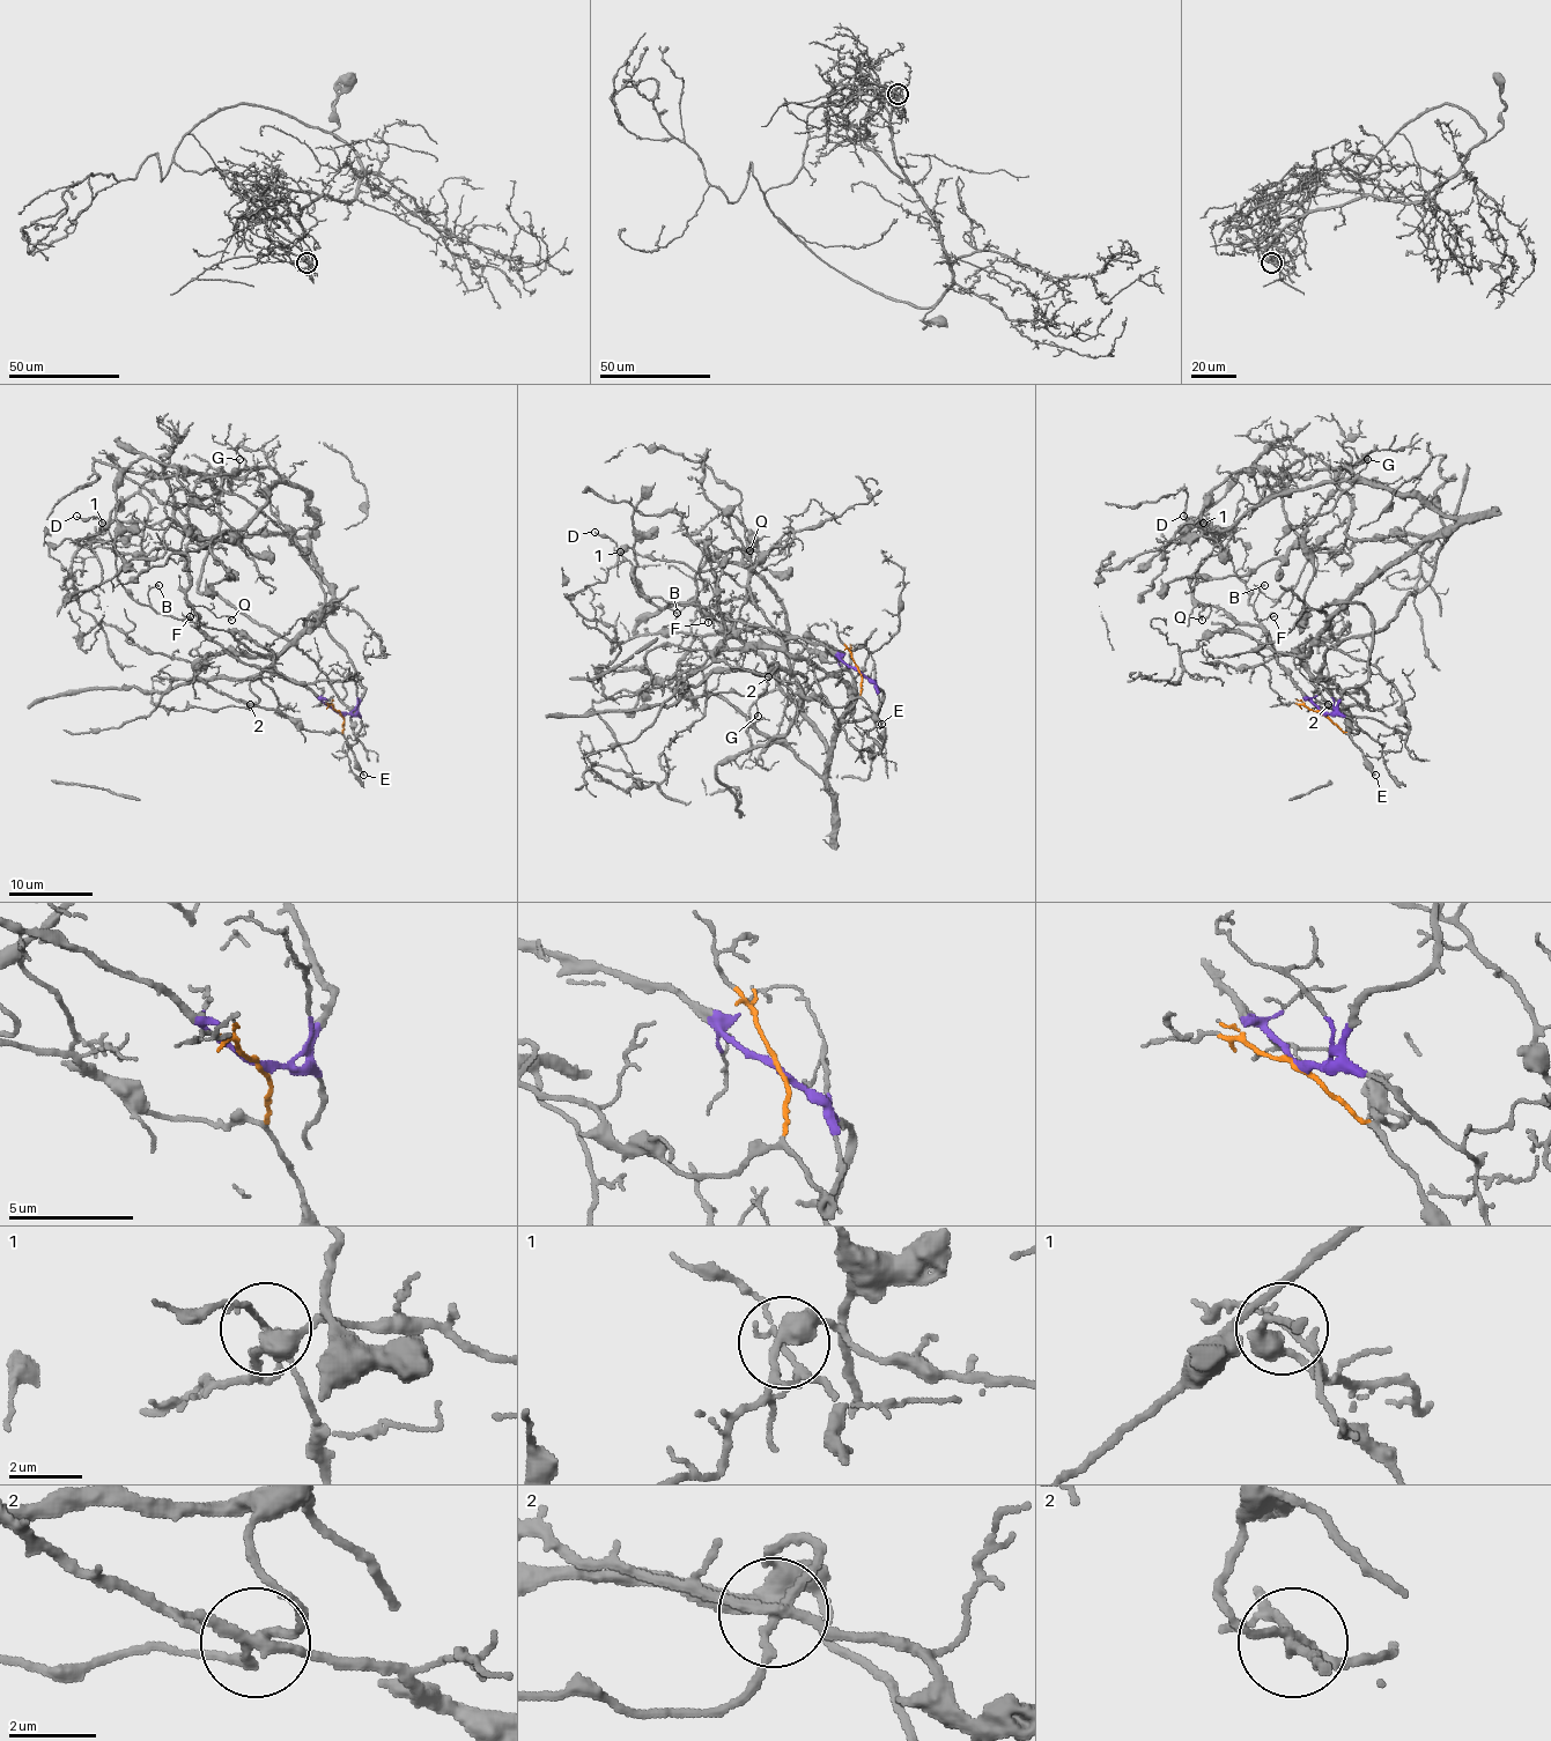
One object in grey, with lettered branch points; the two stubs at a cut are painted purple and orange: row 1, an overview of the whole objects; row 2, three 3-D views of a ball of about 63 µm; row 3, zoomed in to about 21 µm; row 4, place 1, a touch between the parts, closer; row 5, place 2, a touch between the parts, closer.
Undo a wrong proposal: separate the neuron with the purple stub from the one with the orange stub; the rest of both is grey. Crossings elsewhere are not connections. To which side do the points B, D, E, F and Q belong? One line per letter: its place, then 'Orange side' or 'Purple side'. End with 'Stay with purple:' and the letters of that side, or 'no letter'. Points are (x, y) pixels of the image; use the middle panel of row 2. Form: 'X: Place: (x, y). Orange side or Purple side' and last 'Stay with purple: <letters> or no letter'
B: Place: (677, 613). Purple side
D: Place: (595, 532). Purple side
E: Place: (881, 724). Orange side
F: Place: (708, 622). Purple side
Q: Place: (750, 550). Purple side
Stay with purple: B, D, F, Q

